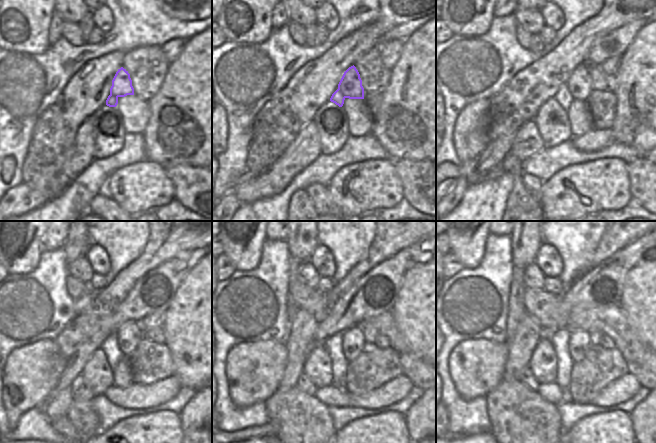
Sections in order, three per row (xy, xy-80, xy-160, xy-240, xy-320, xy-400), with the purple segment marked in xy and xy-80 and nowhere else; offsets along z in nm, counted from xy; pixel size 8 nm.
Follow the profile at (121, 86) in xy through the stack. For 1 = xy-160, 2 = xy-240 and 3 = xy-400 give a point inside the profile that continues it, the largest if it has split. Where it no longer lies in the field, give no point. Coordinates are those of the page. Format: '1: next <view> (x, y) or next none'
1: next xy-160 (578, 87)
2: next xy-240 (129, 333)
3: next xy-400 (579, 342)

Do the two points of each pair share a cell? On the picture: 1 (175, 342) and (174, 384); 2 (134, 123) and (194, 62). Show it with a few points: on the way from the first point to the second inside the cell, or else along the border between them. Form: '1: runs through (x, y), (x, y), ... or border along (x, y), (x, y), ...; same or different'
1: border along (174, 374), (181, 383); different
2: border along (148, 101), (149, 119), (143, 131); different

